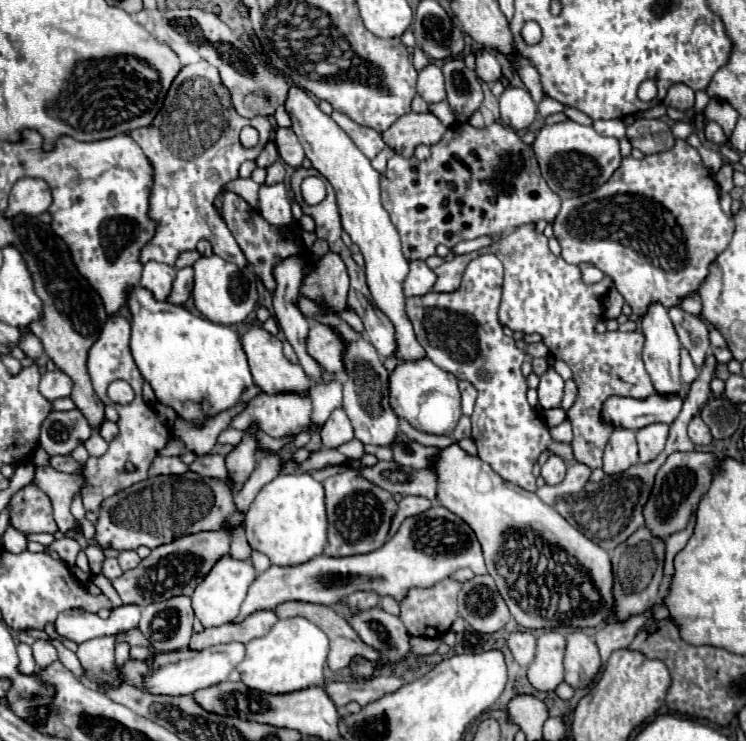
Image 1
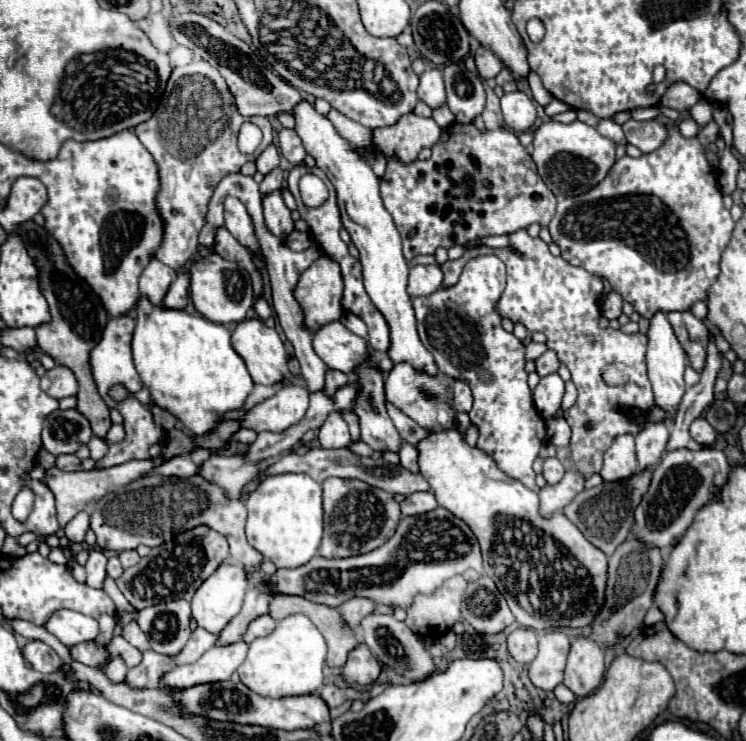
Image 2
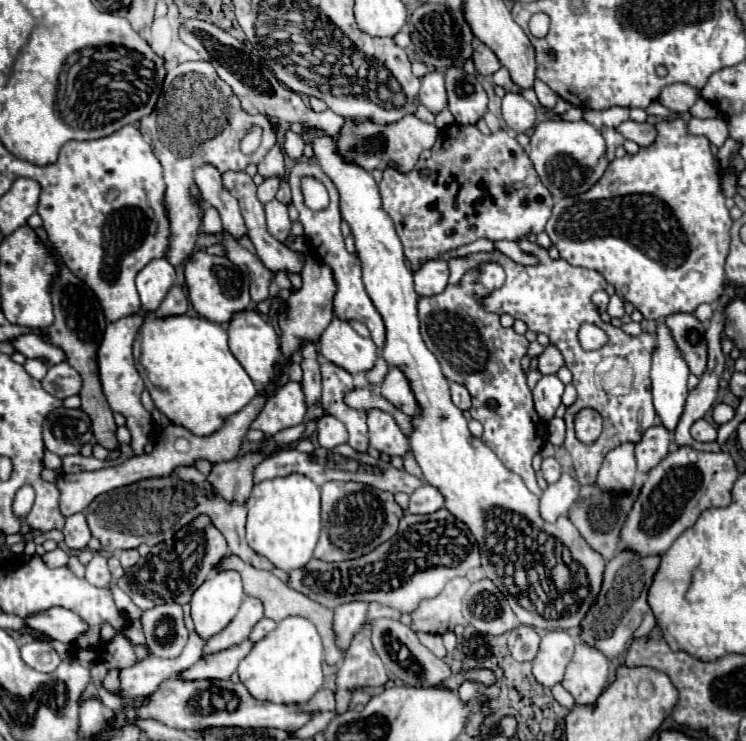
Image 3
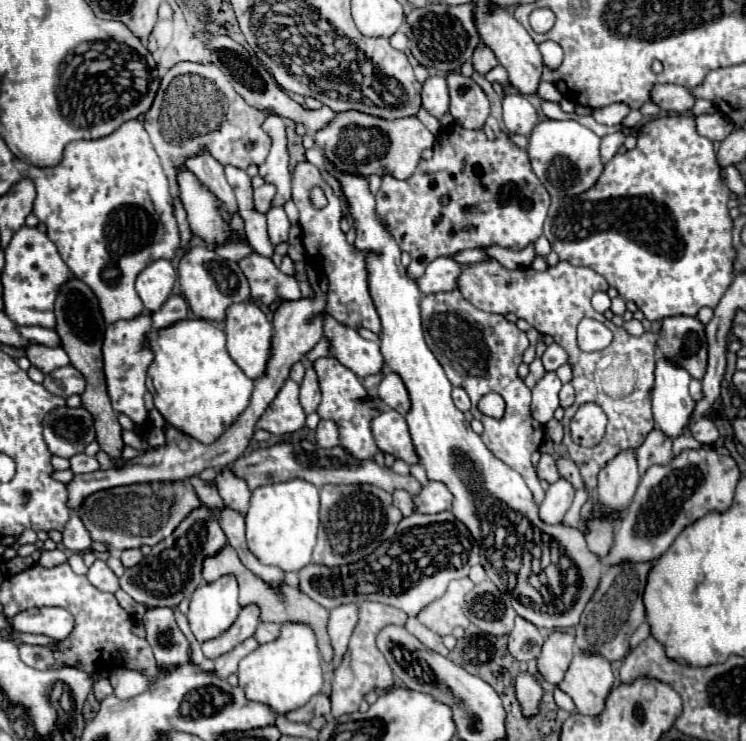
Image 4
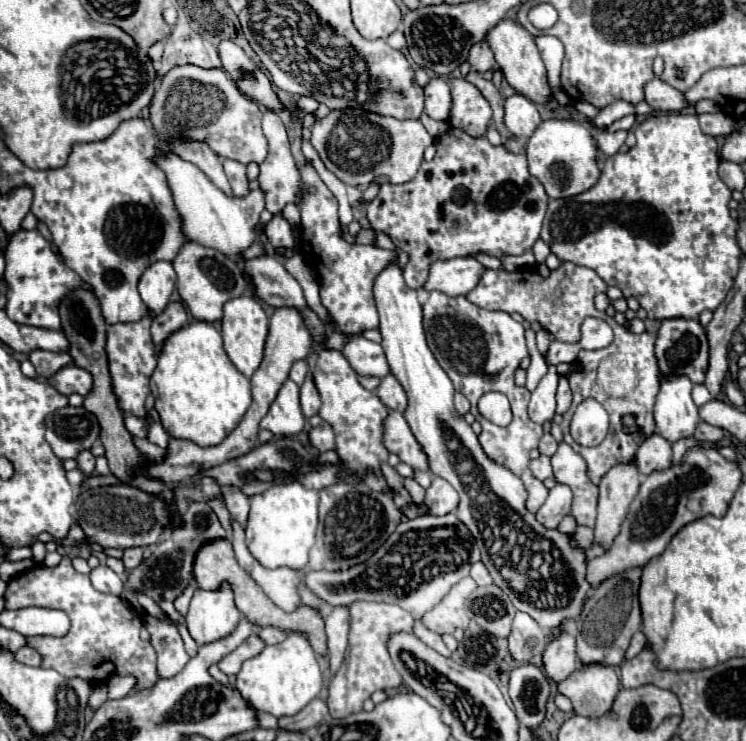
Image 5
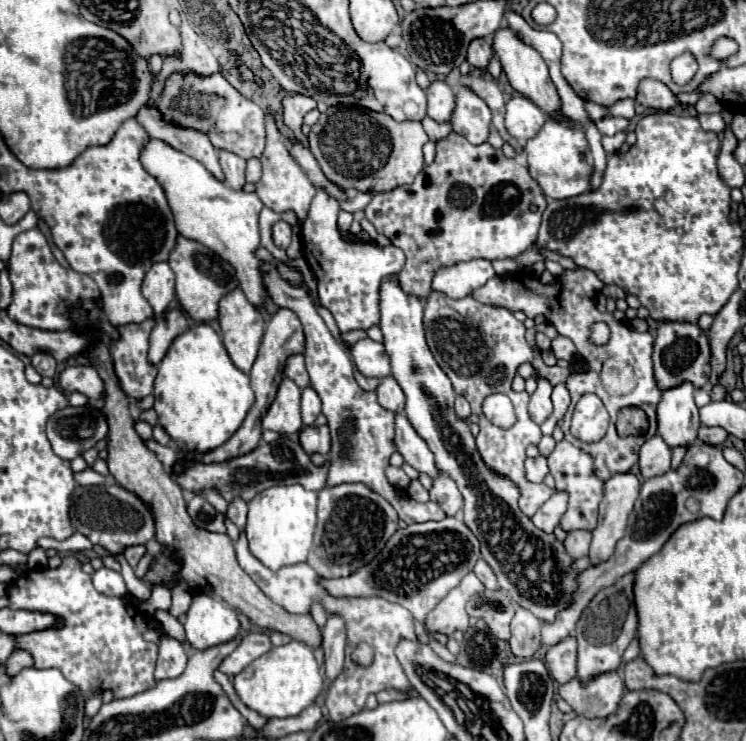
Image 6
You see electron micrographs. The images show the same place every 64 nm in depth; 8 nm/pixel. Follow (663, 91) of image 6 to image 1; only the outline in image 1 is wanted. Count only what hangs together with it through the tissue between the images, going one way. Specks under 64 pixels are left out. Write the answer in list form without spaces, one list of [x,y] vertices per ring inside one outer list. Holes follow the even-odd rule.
[[[674,84],[674,86],[668,90],[668,94],[666,94],[666,98],[662,100],[662,104],[686,112],[686,110],[690,110],[690,108],[694,106],[694,90],[688,88],[686,84]]]

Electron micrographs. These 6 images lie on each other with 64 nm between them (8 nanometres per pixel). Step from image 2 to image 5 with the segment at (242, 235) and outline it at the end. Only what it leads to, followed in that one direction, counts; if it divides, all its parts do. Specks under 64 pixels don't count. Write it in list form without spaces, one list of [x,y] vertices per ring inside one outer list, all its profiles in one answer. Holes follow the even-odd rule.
[[[182,140],[182,142],[170,142],[170,148],[184,160],[196,164],[220,190],[224,190],[224,192],[228,192],[228,196],[232,196],[232,188],[222,170],[222,160],[216,152],[212,152],[212,148],[206,142]]]

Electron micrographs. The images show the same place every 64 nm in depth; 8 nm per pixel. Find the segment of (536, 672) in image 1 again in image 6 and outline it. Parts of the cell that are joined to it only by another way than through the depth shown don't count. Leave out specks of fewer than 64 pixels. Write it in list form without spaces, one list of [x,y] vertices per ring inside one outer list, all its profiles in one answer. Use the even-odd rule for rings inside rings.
[[[570,636],[560,644],[548,648],[546,666],[558,684],[566,684],[576,676],[576,638]]]

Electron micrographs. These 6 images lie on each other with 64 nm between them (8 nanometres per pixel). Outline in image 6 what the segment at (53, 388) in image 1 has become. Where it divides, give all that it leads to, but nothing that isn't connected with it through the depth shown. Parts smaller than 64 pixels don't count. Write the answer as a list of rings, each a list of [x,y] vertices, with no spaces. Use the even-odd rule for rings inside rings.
[[[70,366],[60,374],[60,386],[66,390],[66,394],[82,392],[86,394],[94,404],[98,404],[104,398],[104,382],[98,376],[96,368],[92,366]]]

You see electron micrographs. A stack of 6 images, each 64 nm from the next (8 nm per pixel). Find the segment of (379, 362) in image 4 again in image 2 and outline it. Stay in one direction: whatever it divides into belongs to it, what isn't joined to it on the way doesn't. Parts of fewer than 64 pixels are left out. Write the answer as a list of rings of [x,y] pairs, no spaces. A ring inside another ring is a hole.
[[[334,320],[320,328],[320,332],[314,332],[312,342],[316,354],[328,368],[336,368],[346,374],[352,374],[358,364],[370,358],[370,344],[350,332],[340,320]]]

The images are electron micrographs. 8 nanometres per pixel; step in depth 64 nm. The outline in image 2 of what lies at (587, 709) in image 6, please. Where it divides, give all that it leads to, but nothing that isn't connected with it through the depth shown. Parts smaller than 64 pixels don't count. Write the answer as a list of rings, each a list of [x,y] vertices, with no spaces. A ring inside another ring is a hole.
[[[574,638],[566,664],[564,686],[568,686],[574,696],[584,698],[602,684],[604,674],[604,650],[590,638]]]

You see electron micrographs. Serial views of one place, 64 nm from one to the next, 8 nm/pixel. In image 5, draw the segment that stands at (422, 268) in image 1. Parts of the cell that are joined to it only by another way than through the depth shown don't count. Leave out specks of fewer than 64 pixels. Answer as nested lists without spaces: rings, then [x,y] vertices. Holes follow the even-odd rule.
[[[476,258],[442,260],[432,264],[424,290],[428,292],[438,290],[452,298],[466,296],[480,282],[484,272],[486,272],[486,266],[480,264]]]

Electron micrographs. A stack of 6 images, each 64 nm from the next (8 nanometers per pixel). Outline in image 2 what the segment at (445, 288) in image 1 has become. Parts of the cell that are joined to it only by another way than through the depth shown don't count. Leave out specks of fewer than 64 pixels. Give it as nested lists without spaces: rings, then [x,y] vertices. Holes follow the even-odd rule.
[[[526,230],[514,232],[510,242],[512,248],[522,252],[522,256],[516,256],[512,248],[476,248],[468,250],[458,260],[444,262],[444,286],[456,284],[466,262],[480,254],[494,254],[504,260],[508,282],[496,302],[496,310],[500,316],[510,318],[514,324],[522,322],[530,332],[546,334],[546,346],[558,352],[560,362],[566,364],[566,368],[572,372],[572,380],[578,388],[578,400],[564,412],[564,418],[572,430],[570,452],[576,470],[582,474],[582,478],[590,478],[592,474],[600,472],[602,456],[618,436],[636,434],[648,426],[648,420],[636,422],[626,414],[628,408],[640,408],[644,414],[648,414],[654,406],[654,394],[646,374],[648,336],[640,332],[628,336],[622,330],[600,328],[600,304],[596,300],[596,296],[604,290],[600,276],[572,266],[564,258],[552,256],[548,244],[540,238],[530,238]],[[606,362],[624,362],[628,366],[628,384],[624,388],[612,388],[604,384],[600,370]],[[584,424],[592,424],[592,428],[586,430]]]

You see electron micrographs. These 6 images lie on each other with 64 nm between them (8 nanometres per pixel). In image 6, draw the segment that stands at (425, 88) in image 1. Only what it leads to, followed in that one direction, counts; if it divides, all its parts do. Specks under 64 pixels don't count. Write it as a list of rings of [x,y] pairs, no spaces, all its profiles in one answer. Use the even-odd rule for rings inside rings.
[[[436,80],[426,90],[426,98],[428,98],[428,116],[436,122],[450,122],[452,112],[456,108],[456,96],[452,88],[446,82]]]

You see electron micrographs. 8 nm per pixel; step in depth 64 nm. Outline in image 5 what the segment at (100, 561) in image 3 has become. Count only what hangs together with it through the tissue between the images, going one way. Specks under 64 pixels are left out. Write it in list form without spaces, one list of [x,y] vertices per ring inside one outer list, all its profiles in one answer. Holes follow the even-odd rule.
[[[100,564],[98,568],[94,568],[90,572],[90,580],[92,580],[92,586],[98,590],[98,592],[106,592],[106,594],[120,594],[124,590],[124,582],[122,578],[112,572],[106,564]]]

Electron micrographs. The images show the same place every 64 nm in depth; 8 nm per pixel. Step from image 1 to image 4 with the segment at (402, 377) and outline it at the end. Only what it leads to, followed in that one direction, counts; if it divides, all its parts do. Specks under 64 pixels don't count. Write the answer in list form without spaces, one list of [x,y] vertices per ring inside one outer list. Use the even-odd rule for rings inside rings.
[[[386,372],[380,386],[378,386],[378,398],[390,406],[392,410],[406,414],[410,410],[410,396],[408,390],[404,386],[404,382],[400,380],[398,374],[394,372]]]

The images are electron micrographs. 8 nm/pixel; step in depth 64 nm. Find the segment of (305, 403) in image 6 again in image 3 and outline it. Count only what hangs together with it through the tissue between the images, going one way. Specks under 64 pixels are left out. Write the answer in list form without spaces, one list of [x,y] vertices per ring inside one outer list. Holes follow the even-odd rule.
[[[306,344],[300,350],[304,362],[302,362],[302,370],[304,370],[304,378],[302,378],[302,392],[306,398],[306,406],[312,408],[320,402],[320,392],[322,392],[322,376],[320,376],[320,364],[318,364],[318,354],[314,344]]]

